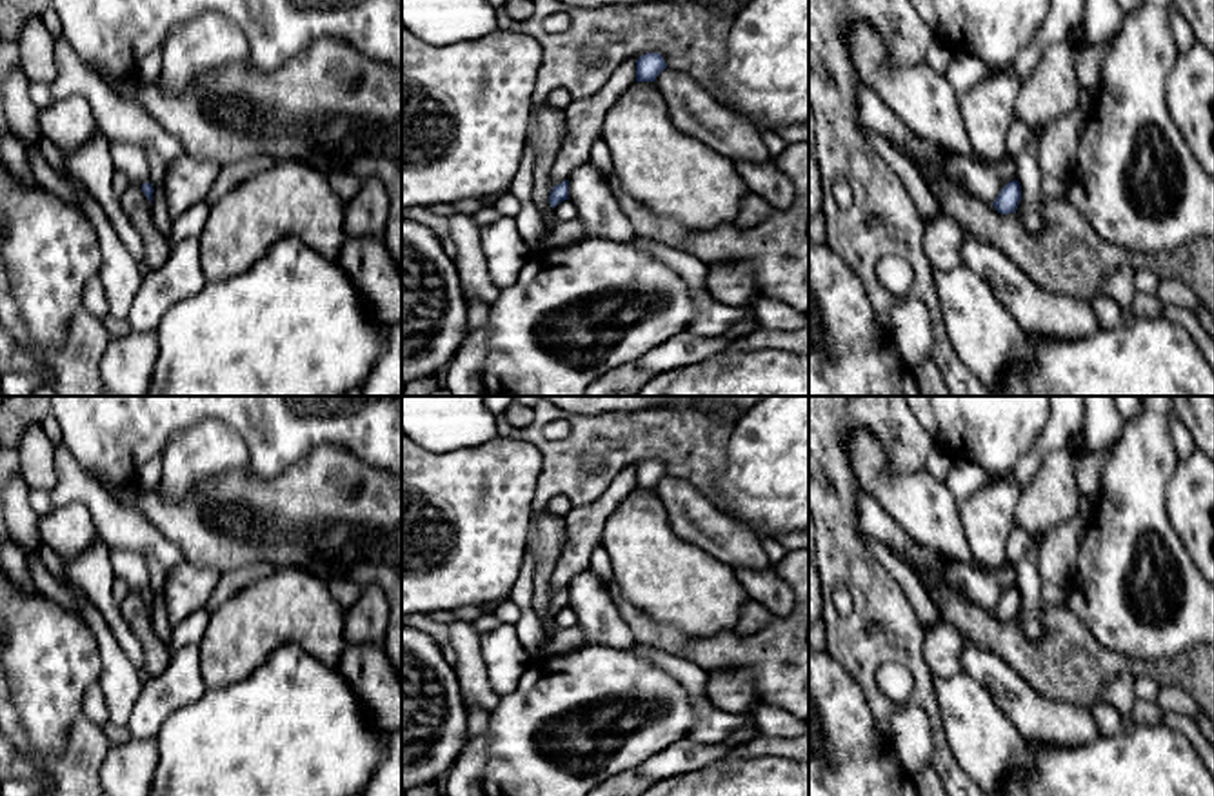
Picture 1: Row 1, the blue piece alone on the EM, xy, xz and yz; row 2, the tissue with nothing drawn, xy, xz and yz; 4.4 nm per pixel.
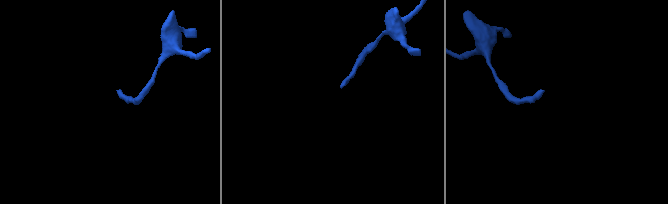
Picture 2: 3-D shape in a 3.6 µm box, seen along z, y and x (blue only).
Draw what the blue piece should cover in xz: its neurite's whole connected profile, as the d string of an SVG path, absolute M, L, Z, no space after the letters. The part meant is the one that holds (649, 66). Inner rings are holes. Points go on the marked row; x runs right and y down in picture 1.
M647 53L636 60L636 82L654 82L663 69L667 69L663 56Z

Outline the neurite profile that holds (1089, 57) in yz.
M1109 40L1101 44L1081 42L1076 47L1076 76L1094 100L1098 100L1103 84L1103 67L1107 58Z

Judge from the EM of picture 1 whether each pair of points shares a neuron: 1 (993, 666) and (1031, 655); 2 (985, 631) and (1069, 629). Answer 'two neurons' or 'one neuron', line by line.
1: two neurons
2: one neuron

